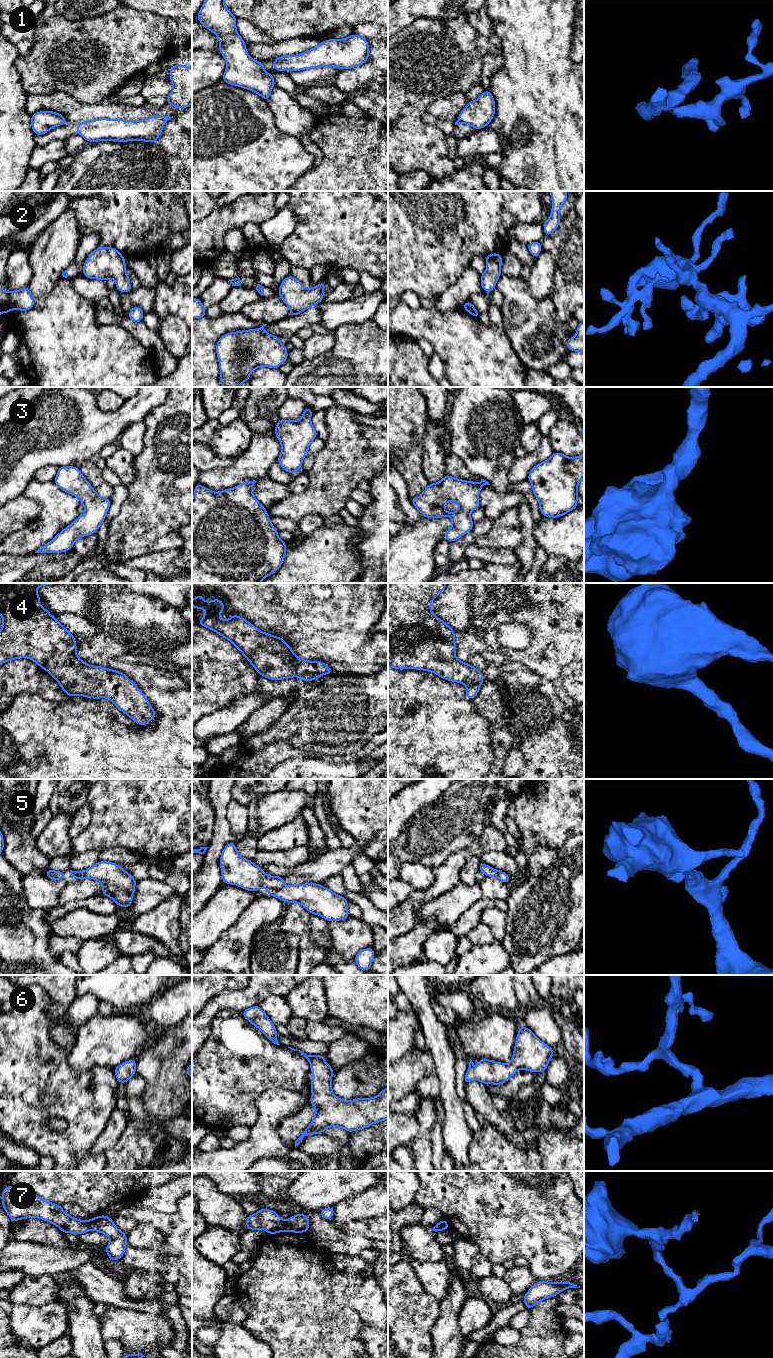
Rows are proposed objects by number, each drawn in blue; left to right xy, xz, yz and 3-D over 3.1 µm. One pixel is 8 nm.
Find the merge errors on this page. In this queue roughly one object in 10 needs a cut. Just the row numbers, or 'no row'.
1, 7

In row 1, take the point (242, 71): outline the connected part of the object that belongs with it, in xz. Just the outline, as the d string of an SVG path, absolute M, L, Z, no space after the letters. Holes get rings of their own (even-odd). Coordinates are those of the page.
M205 0L197 15L198 21L219 38L220 54L224 57L227 67L222 81L255 92L268 102L275 84L273 74L261 69L261 62L252 59L246 49L246 43L236 29L237 18L225 6L224 0Z

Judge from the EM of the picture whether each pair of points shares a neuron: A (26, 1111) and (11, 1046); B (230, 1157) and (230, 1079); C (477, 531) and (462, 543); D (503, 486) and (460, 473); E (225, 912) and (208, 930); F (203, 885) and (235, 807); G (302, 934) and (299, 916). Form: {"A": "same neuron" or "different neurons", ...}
{"A": "same neuron", "B": "different neurons", "C": "same neuron", "D": "different neurons", "E": "same neuron", "F": "different neurons", "G": "same neuron"}

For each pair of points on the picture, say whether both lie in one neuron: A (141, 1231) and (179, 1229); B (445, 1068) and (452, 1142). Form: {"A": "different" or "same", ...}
{"A": "different", "B": "same"}

